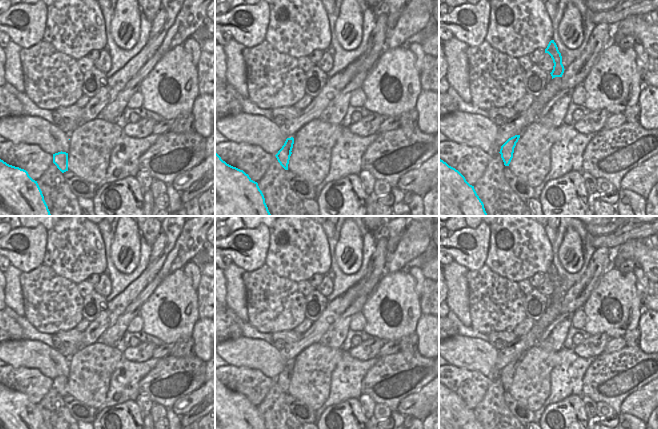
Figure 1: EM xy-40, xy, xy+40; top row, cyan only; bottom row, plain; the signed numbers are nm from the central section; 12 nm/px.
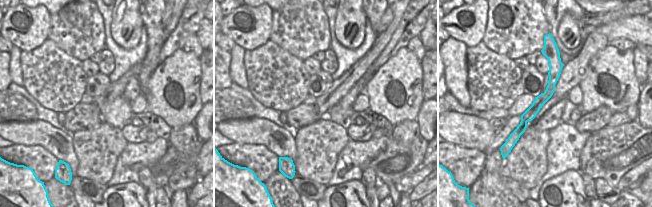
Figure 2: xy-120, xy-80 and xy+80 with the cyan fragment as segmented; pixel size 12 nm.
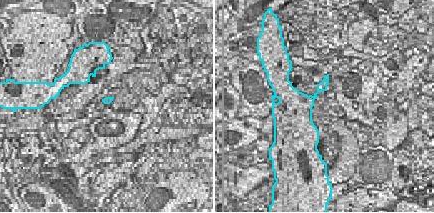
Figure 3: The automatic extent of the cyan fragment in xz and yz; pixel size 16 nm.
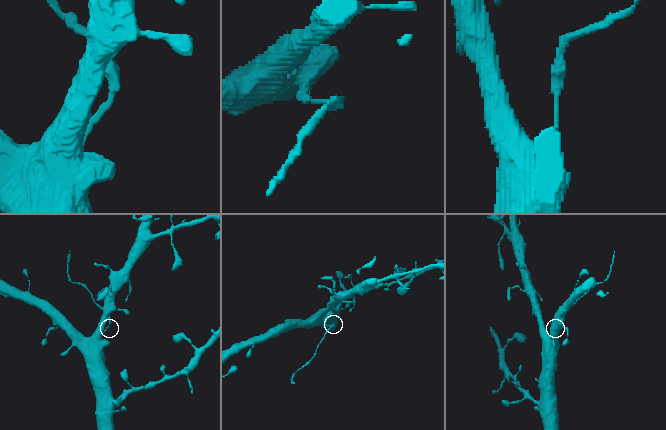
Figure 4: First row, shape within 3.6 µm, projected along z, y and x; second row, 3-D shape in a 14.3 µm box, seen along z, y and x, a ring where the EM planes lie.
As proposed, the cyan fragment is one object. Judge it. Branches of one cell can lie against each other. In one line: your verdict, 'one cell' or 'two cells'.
two cells

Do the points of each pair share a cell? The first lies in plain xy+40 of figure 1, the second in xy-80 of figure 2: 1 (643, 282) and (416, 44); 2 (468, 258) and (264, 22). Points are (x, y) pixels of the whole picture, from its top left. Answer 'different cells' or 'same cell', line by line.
1: same cell
2: same cell

